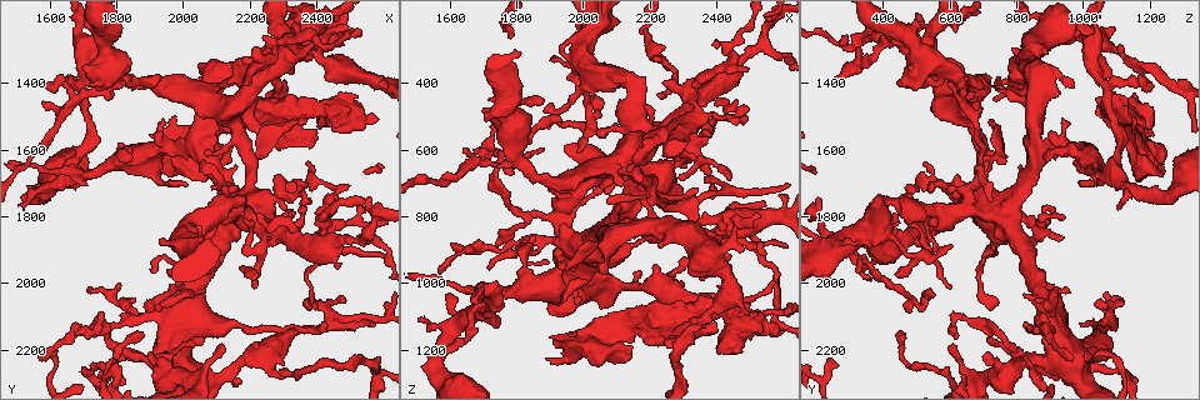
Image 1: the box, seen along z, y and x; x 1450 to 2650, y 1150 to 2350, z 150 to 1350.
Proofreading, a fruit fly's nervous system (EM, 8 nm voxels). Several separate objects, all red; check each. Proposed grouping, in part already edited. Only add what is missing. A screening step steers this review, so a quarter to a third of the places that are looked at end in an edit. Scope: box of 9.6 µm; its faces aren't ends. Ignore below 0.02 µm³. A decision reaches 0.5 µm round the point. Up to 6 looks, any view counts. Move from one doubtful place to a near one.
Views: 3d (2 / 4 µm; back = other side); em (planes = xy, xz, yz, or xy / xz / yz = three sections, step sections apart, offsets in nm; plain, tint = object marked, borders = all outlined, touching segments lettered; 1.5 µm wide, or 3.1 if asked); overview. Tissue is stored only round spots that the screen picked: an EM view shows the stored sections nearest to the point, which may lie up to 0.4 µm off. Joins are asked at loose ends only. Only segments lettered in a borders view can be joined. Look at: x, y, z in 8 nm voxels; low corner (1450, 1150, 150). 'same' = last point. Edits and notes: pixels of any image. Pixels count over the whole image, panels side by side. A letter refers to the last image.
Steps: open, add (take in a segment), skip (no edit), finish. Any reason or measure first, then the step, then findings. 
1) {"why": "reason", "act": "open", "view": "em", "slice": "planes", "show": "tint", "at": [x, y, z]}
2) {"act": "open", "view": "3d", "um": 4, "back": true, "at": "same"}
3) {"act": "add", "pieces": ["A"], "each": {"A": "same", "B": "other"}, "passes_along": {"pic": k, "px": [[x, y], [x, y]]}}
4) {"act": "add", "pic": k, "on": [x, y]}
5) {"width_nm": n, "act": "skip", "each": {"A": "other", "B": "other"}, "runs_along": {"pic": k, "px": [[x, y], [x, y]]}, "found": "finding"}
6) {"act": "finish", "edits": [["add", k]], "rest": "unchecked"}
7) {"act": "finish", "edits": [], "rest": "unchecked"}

{"why": "an open end", "act": "open", "view": "em", "slice": "planes", "show": "borders", "at": [2370, 1630, 520]}

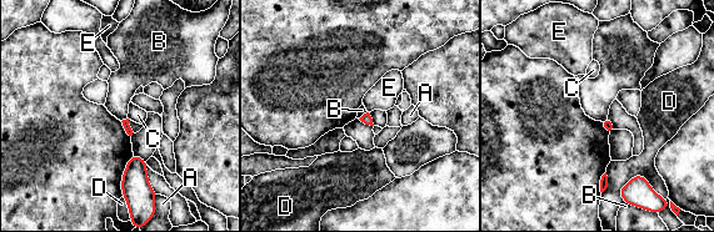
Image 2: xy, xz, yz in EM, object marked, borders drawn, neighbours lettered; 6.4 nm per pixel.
{"longest_contact_nm": ["D", 220], "act": "skip", "each": {"A": "other", "B": "other", "C": "other", "D": "other", "E": "other"}, "border": {"pic": 2, "px": [[607, 116], [600, 121]]}, "found": "none of them fits"}

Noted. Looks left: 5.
{"why": "free end", "act": "open", "view": "em", "slice": "planes", "show": "borders", "at": [1830, 1630, 880]}

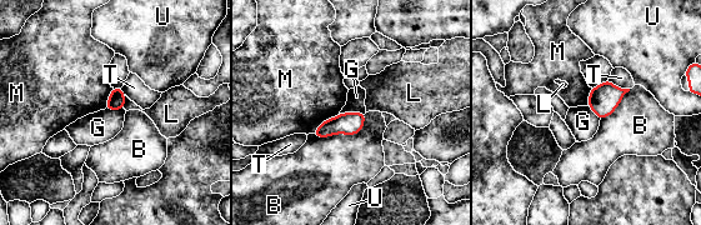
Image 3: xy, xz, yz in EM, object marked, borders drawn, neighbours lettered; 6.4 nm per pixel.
{"act": "skip", "each": {"B": "other", "G": "other", "L": "other", "M": "other", "T": "other", "U": "other"}, "border": {"pic": 3, "px": [[365, 111], [344, 111], [340, 114]]}, "found": "none of them fits"}

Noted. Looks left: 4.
{"act": "open", "view": "em", "slice": "xy", "step": 8, "show": "borders", "at": [2140, 1640, 1220]}

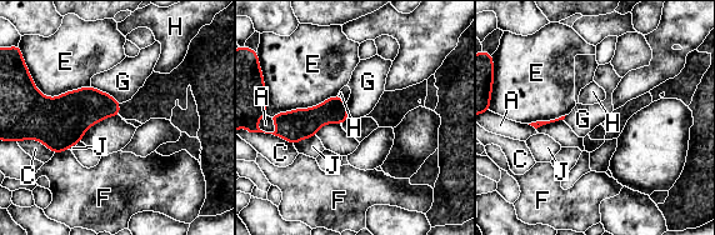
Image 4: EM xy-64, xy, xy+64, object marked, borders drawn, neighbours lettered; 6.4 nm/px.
{"why": "cut it another way", "act": "open", "view": "em", "slice": "planes", "show": "borders", "at": "same"}

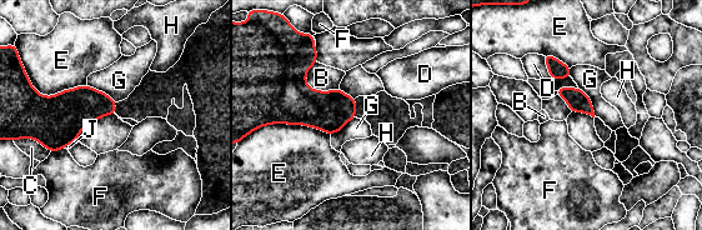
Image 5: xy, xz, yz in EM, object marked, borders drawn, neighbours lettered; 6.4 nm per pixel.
{"longest_contact_nm": ["E", 420], "act": "skip", "each": {"B": "other", "C": "other", "D": "other", "E": "other", "F": "other", "G": "other", "H": "other", "J": "other"}, "border": {"pic": 5, "px": [[578, 86], [590, 99], [595, 115]]}, "found": "no lettered segment goes on from it"}

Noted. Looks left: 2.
{"act": "finish", "edits": [], "rest": "unchecked"}

